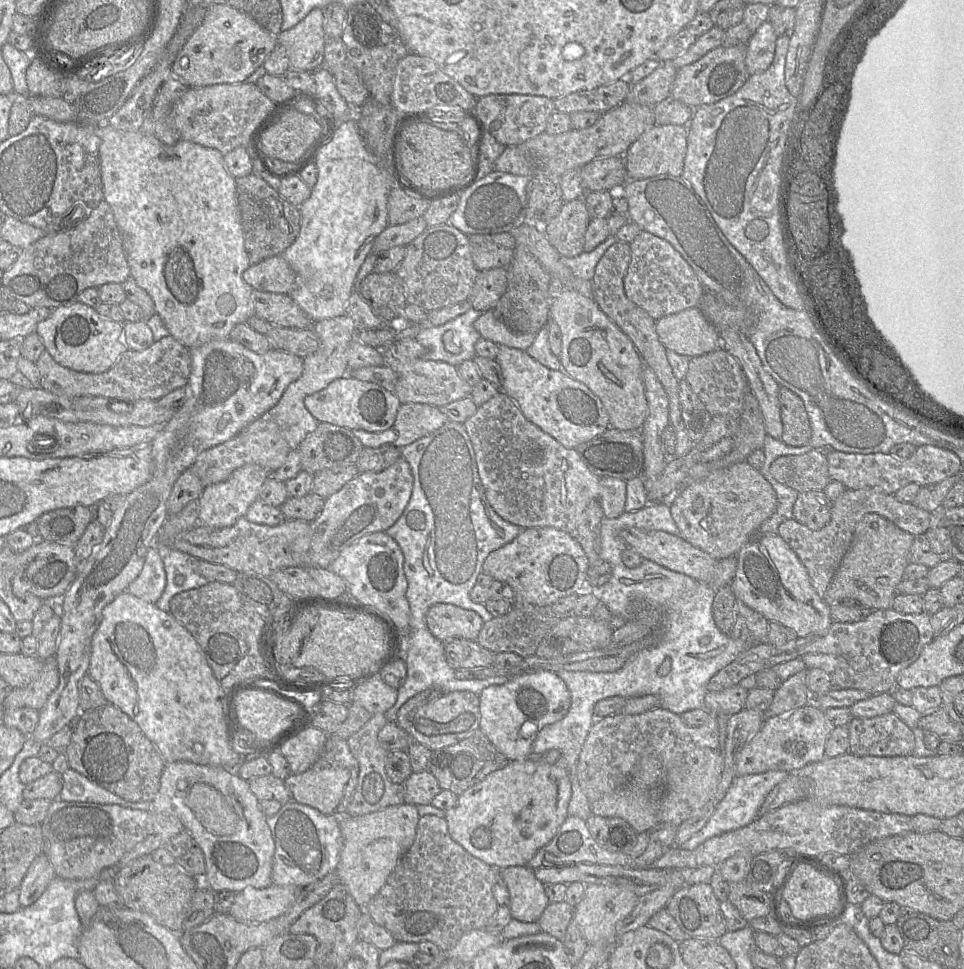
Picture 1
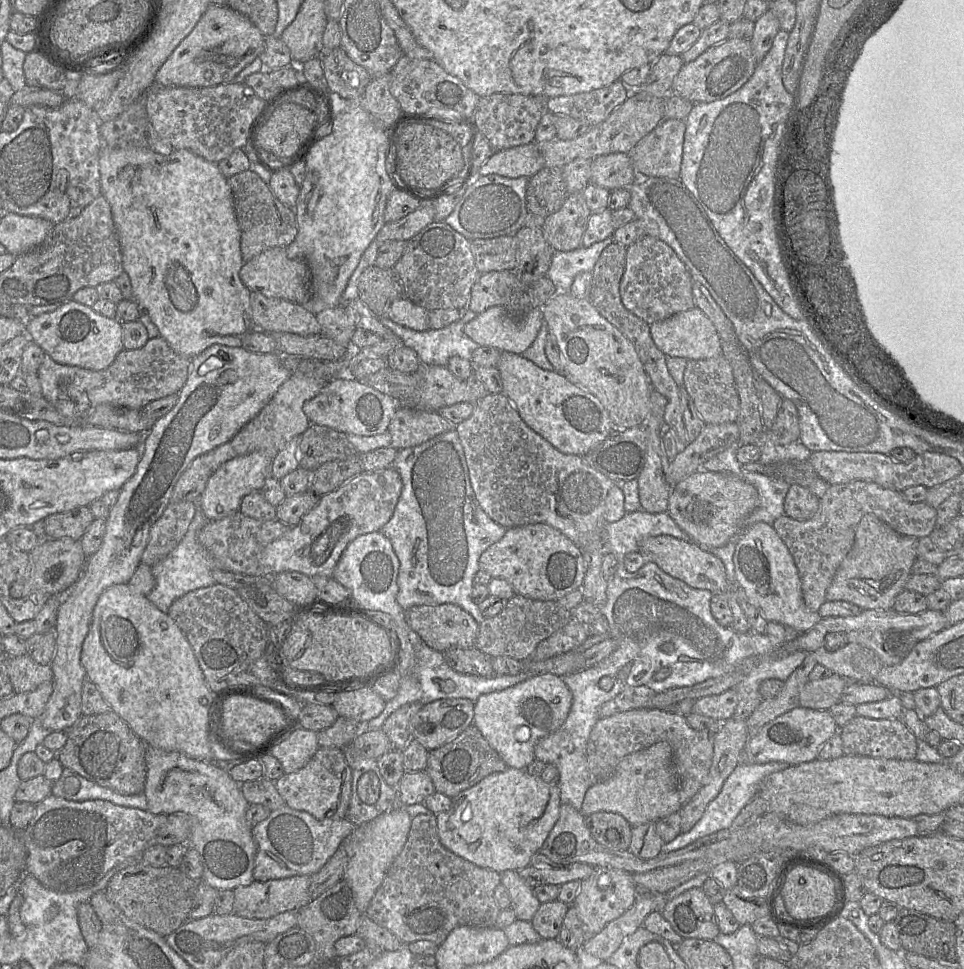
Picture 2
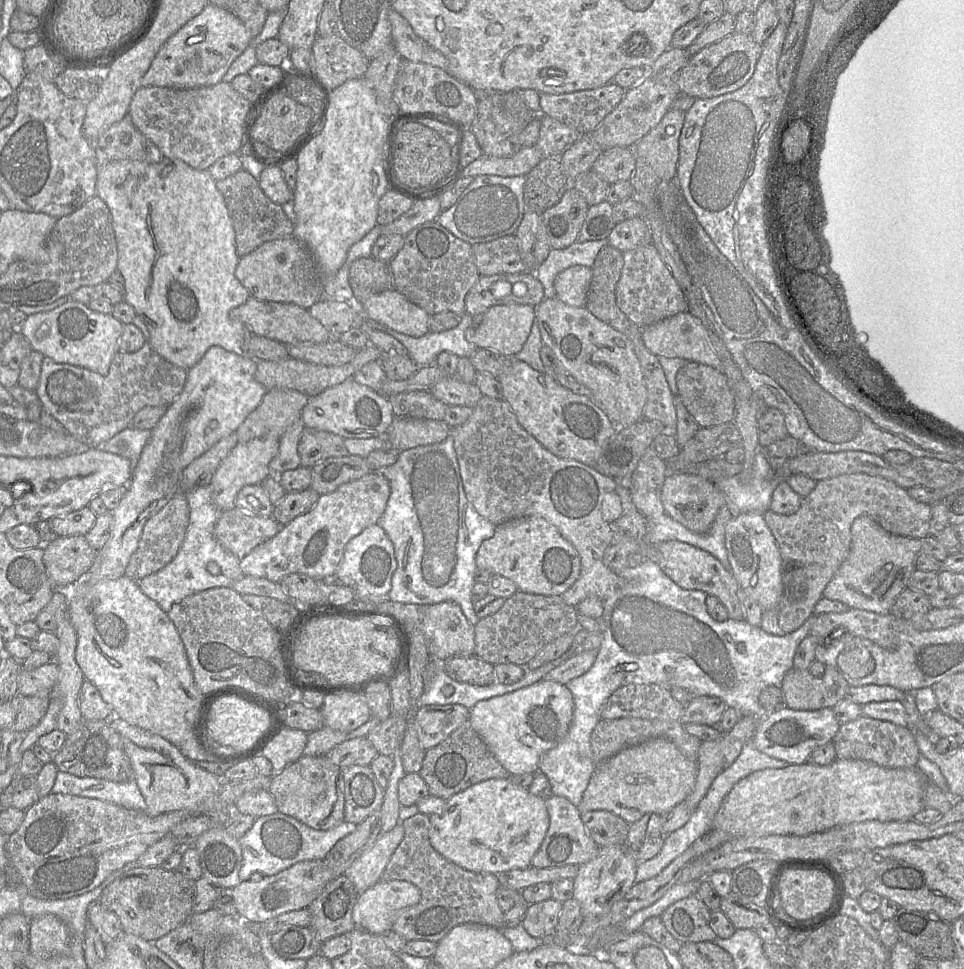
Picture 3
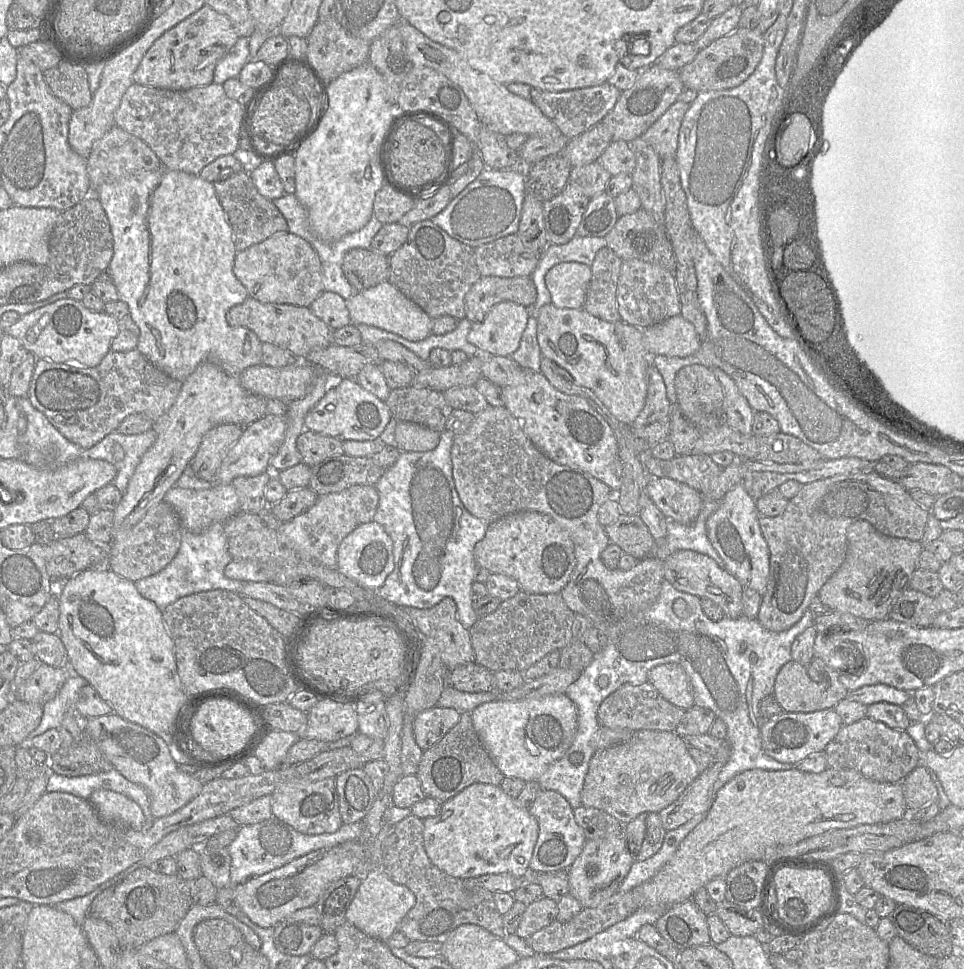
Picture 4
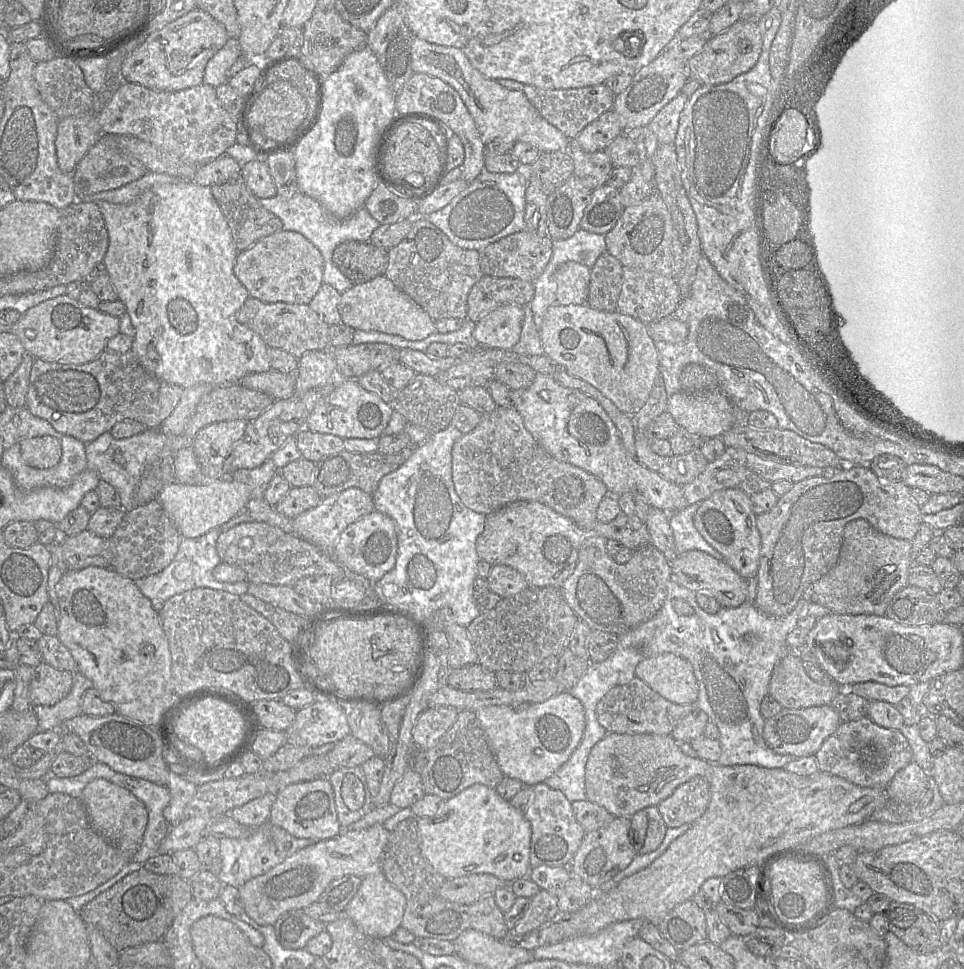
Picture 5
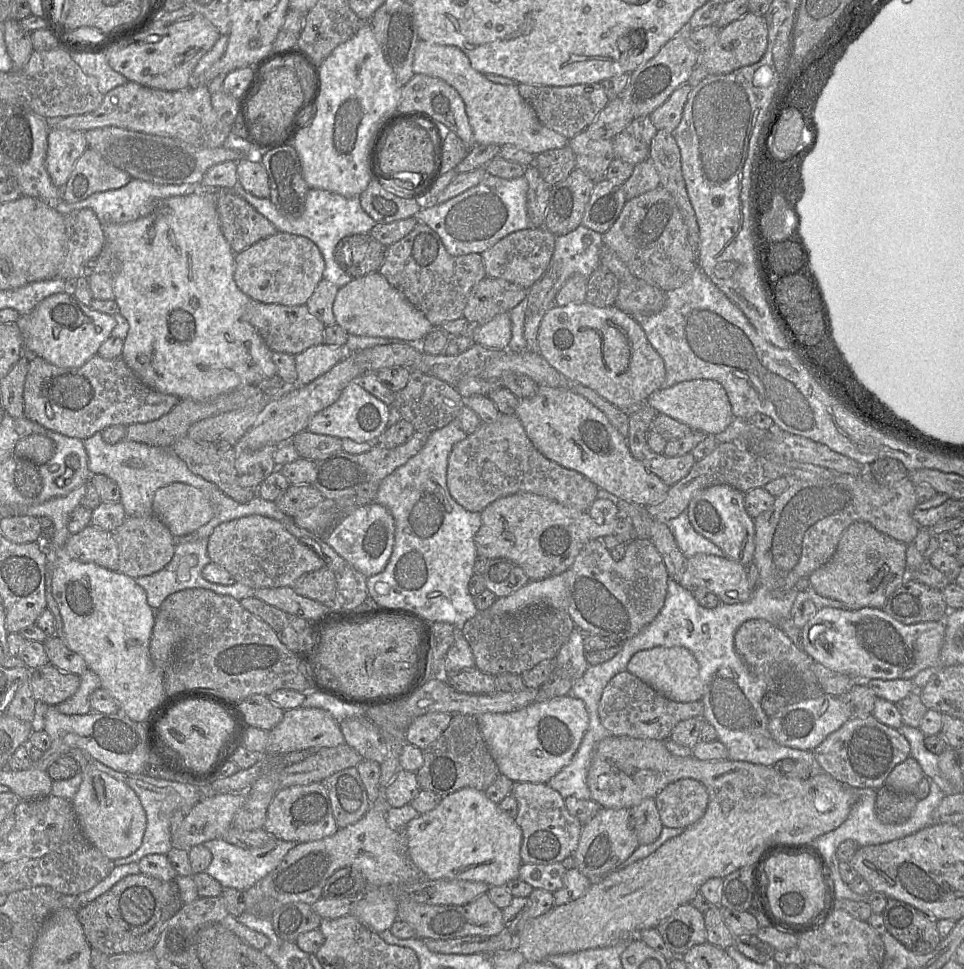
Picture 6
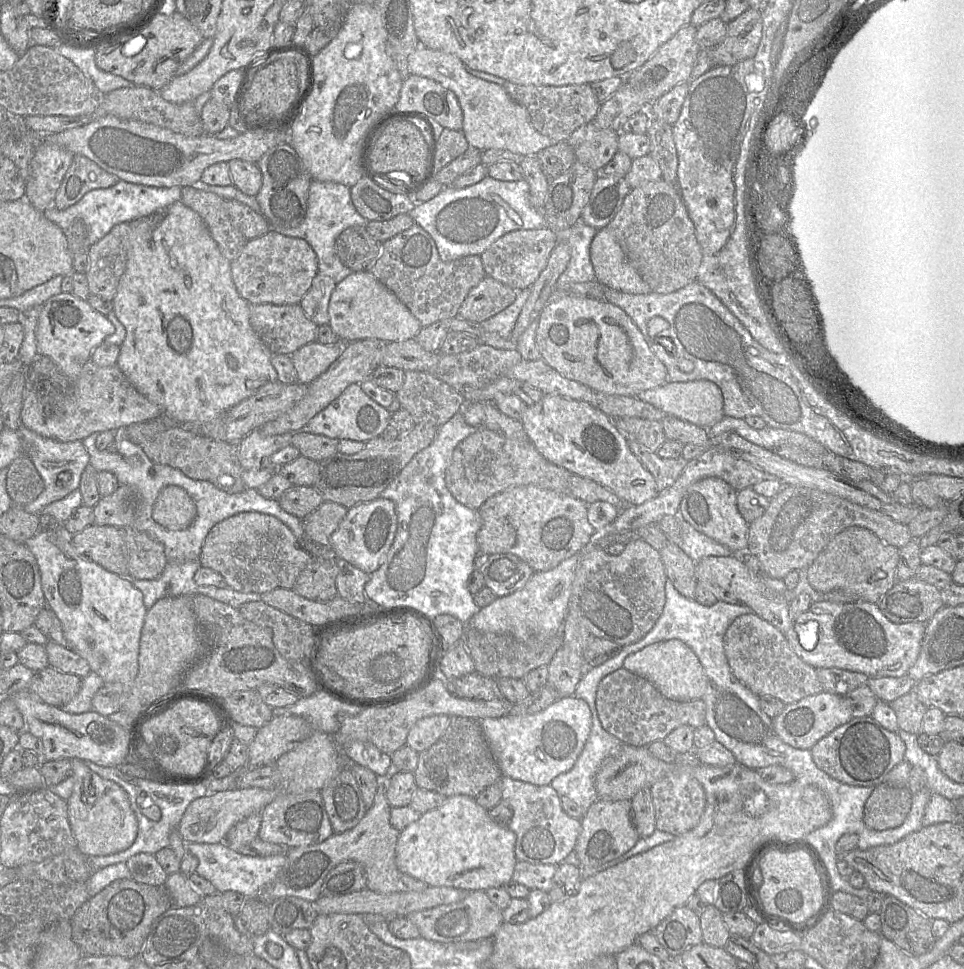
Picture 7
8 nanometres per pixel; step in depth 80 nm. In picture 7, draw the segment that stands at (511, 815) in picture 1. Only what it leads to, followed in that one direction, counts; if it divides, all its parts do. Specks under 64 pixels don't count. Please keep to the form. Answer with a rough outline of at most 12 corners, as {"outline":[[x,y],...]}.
{"outline":[[455,795],[400,832],[395,863],[429,886],[512,880],[515,833]]}

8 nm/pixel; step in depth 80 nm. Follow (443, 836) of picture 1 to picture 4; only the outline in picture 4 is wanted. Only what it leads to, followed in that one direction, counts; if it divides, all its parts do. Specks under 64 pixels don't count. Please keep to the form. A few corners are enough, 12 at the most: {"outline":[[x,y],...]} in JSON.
{"outline":[[411,814],[382,842],[384,873],[415,905],[398,931],[444,943],[474,924],[503,940],[494,894],[430,861]]}

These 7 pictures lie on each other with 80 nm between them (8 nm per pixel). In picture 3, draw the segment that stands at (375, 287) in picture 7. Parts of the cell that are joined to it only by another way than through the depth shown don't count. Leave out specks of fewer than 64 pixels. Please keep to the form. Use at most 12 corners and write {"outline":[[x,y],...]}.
{"outline":[[396,289],[361,305],[366,319],[411,337],[429,314]]}

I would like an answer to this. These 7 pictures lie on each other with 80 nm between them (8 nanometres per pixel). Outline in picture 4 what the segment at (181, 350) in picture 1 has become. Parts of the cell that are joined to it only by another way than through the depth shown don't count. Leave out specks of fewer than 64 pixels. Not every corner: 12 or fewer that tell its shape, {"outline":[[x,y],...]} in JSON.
{"outline":[[139,350],[37,359],[27,396],[83,450],[183,383]]}

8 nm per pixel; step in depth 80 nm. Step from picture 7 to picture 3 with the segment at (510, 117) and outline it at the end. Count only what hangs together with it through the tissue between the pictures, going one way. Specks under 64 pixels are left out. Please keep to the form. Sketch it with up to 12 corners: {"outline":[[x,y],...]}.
{"outline":[[391,7],[393,45],[403,60],[448,72],[446,56]]}

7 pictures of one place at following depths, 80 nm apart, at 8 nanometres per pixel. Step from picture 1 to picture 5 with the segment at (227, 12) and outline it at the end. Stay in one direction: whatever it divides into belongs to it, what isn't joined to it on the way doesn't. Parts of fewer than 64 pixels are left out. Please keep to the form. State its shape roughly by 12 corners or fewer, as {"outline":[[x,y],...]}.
{"outline":[[194,9],[149,33],[122,81],[156,91],[203,84],[229,40]]}

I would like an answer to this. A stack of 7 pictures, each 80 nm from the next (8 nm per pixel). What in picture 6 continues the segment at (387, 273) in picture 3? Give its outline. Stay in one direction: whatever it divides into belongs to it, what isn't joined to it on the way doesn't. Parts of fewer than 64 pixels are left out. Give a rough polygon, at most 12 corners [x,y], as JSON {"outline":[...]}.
{"outline":[[368,234],[342,238],[340,268],[359,278],[378,272],[386,246]]}

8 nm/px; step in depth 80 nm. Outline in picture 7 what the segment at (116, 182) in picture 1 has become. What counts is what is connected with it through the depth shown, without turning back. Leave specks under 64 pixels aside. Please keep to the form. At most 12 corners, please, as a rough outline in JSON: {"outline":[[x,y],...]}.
{"outline":[[181,201],[131,222],[116,365],[177,425],[278,381]]}

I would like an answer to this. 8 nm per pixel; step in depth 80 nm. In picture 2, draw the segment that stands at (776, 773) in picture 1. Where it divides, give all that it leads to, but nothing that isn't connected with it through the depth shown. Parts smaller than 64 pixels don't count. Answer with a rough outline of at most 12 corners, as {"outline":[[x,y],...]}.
{"outline":[[740,762],[690,831],[665,843],[682,849],[729,828],[785,762]]}

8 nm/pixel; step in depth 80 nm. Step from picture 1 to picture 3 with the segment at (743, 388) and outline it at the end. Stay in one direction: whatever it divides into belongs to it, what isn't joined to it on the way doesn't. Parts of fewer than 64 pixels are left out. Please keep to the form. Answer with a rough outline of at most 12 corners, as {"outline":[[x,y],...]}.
{"outline":[[698,362],[678,371],[678,395],[700,428],[733,421],[722,372]]}

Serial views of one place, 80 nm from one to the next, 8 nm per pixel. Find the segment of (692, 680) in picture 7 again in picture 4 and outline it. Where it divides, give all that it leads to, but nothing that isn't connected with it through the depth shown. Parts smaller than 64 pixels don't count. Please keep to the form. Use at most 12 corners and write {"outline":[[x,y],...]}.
{"outline":[[679,664],[655,666],[648,682],[683,710],[694,705],[688,676]]}

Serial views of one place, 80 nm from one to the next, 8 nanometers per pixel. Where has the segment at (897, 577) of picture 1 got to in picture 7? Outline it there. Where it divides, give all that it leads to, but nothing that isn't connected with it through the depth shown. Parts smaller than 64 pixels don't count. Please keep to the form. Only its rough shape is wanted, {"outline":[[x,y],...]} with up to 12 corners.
{"outline":[[866,528],[831,539],[808,567],[819,592],[878,604],[898,548]]}

